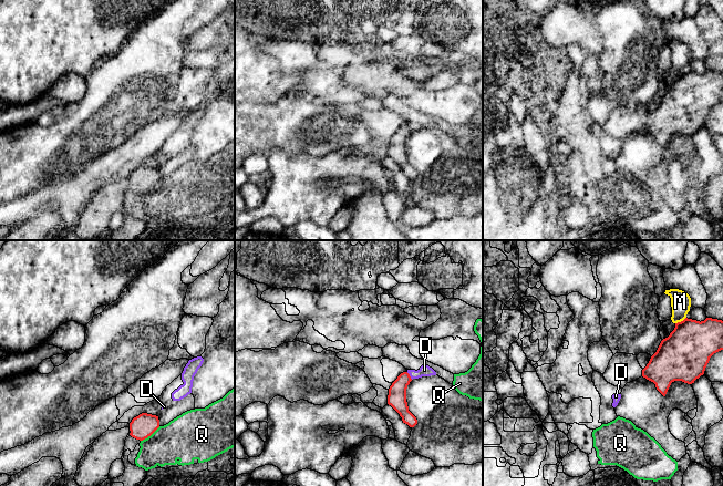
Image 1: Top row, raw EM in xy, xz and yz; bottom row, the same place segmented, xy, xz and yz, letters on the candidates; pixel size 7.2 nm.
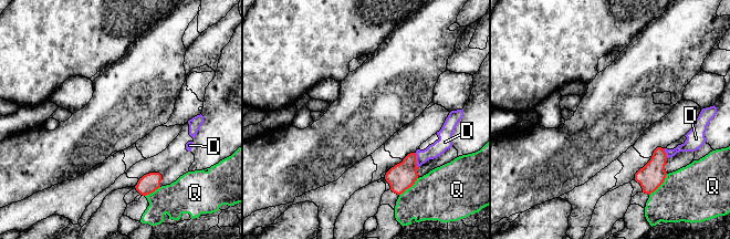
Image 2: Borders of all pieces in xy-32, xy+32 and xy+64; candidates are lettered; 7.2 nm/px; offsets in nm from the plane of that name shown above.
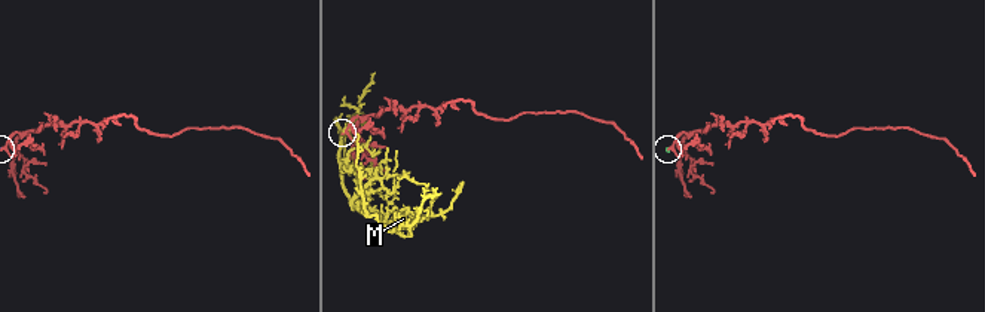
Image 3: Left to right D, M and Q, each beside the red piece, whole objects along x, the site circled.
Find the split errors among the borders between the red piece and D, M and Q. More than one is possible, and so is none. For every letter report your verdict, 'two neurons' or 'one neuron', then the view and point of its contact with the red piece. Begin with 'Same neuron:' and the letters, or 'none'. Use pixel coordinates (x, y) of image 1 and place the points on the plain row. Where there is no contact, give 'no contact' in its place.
Same neuron: none
D: two neurons | xz (409, 127)
M: two neurons | yz (681, 73)
Q: two neurons | xy (150, 187)

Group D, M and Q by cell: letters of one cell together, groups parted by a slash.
D / M / Q

